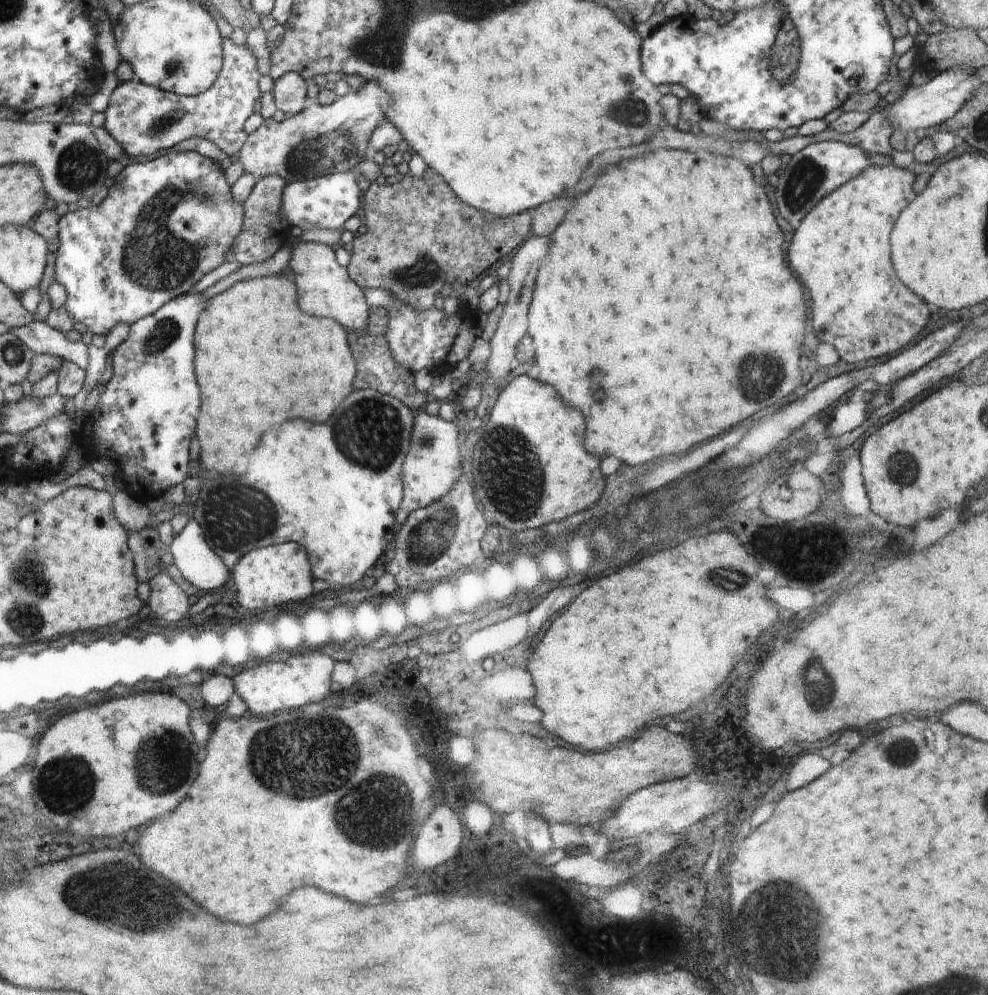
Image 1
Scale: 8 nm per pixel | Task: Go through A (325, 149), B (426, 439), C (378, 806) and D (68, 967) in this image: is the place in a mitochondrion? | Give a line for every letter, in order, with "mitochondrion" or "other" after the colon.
A: mitochondrion
B: mitochondrion
C: mitochondrion
D: other

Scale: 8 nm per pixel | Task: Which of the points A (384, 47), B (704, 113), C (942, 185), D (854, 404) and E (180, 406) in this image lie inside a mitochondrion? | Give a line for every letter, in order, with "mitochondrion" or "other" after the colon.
A: mitochondrion
B: other
C: other
D: other
E: other

